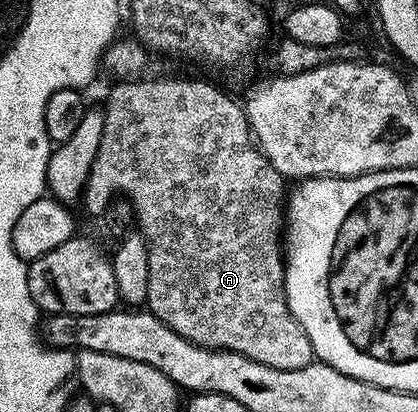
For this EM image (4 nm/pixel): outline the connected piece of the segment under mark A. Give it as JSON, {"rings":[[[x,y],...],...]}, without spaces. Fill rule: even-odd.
{"rings":[[[141,76],[136,80],[121,80],[109,94],[109,106],[104,107],[105,123],[103,124],[103,140],[99,144],[99,152],[95,156],[95,164],[87,176],[87,184],[83,195],[83,203],[95,216],[101,216],[110,201],[123,196],[132,204],[135,222],[139,233],[145,239],[147,256],[150,262],[150,280],[147,284],[146,303],[150,314],[154,314],[171,332],[179,332],[187,340],[209,350],[230,350],[236,354],[247,356],[259,364],[267,364],[271,368],[303,368],[315,360],[313,345],[307,332],[295,320],[289,311],[285,299],[285,267],[283,257],[283,211],[287,206],[287,179],[267,161],[263,152],[258,150],[253,134],[249,130],[249,121],[245,115],[245,107],[229,94],[224,94],[217,86],[209,82],[188,82],[185,78],[149,78]]]}

